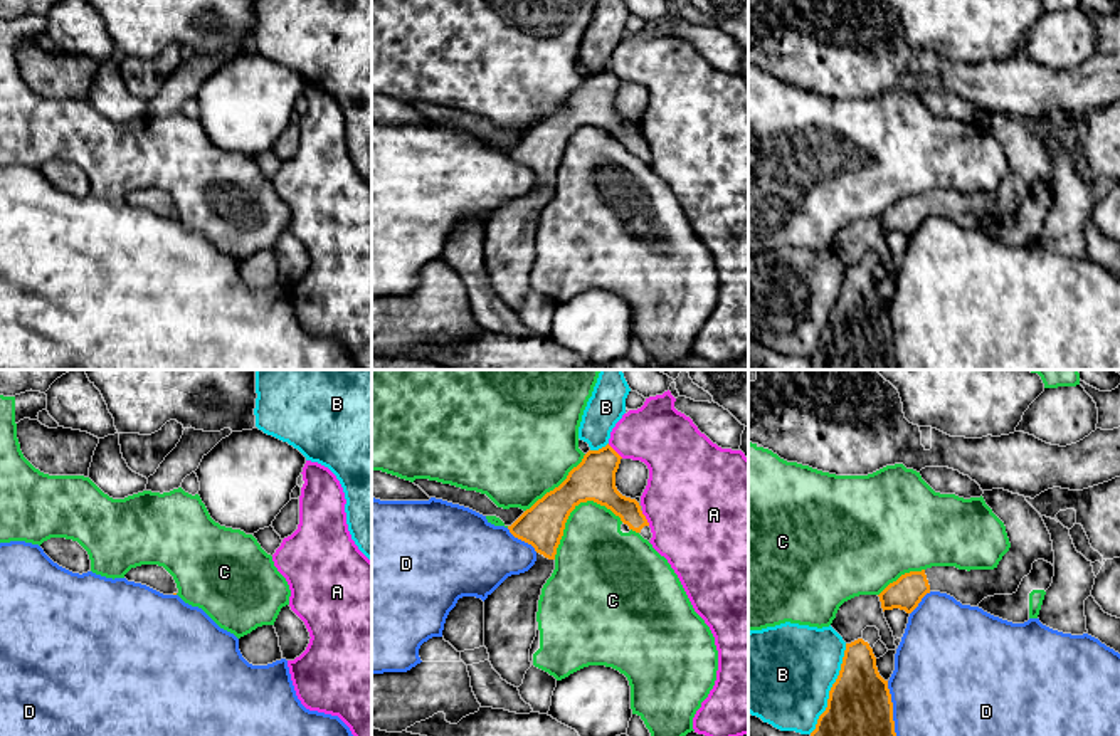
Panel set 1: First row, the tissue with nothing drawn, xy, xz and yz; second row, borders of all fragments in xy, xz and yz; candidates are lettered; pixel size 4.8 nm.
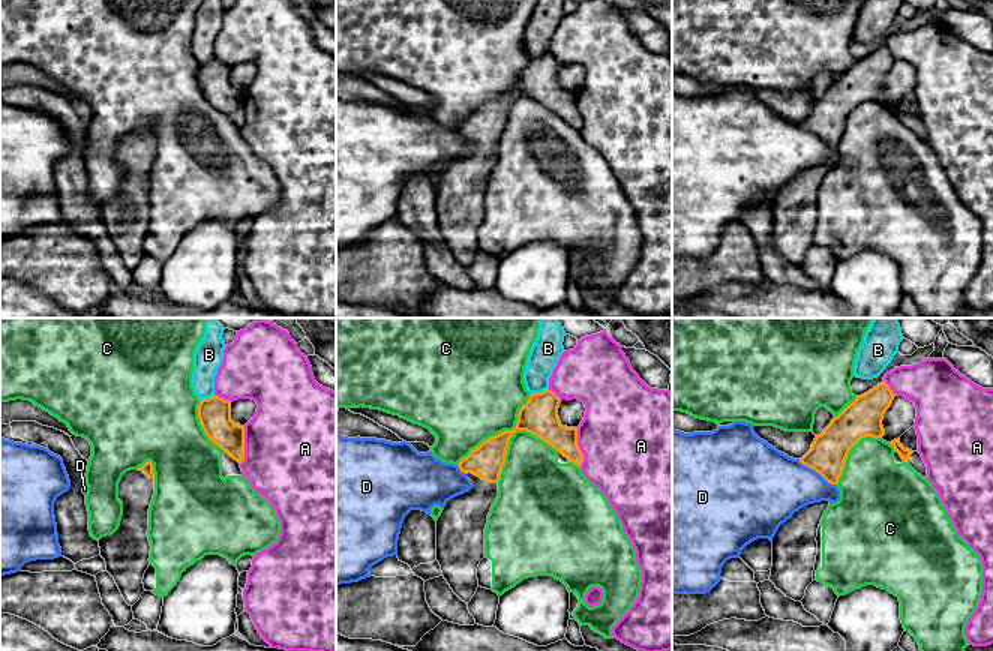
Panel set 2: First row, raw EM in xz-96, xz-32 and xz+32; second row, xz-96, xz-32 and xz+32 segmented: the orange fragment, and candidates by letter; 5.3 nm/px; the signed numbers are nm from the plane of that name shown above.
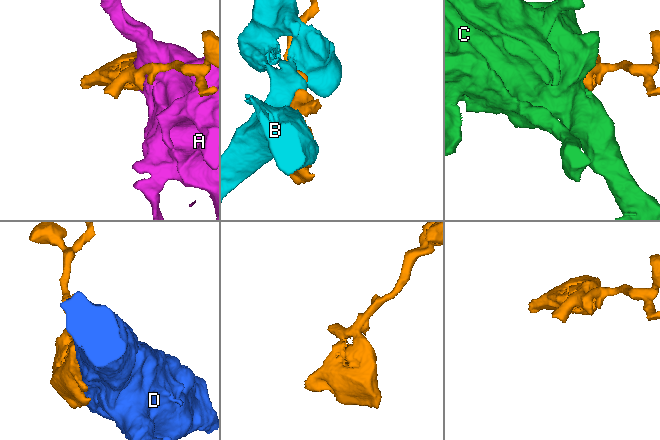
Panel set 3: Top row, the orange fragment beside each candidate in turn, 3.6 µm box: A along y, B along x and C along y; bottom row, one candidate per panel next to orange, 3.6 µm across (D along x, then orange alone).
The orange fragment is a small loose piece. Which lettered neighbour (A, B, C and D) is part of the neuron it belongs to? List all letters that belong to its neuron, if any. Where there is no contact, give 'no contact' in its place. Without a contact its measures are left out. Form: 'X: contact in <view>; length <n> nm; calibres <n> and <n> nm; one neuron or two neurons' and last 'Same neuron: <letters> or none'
A: contact in xz; length 100 nm; calibres 200 and 300 nm; two neurons
B: contact in yz; length 460 nm; calibres 380 and 480 nm; two neurons
C: contact in xz; length 380 nm; calibres 200 and 360 nm; two neurons
D: contact in yz; length 320 nm; calibres 400 and 500 nm; two neurons
Same neuron: none

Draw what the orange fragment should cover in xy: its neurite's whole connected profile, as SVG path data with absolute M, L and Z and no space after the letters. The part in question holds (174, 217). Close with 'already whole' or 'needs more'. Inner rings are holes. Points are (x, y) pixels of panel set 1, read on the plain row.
M141 188L136 192L131 192L124 202L128 205L146 208L163 218L177 218L178 212L173 203L173 200L158 188Z; needs more

